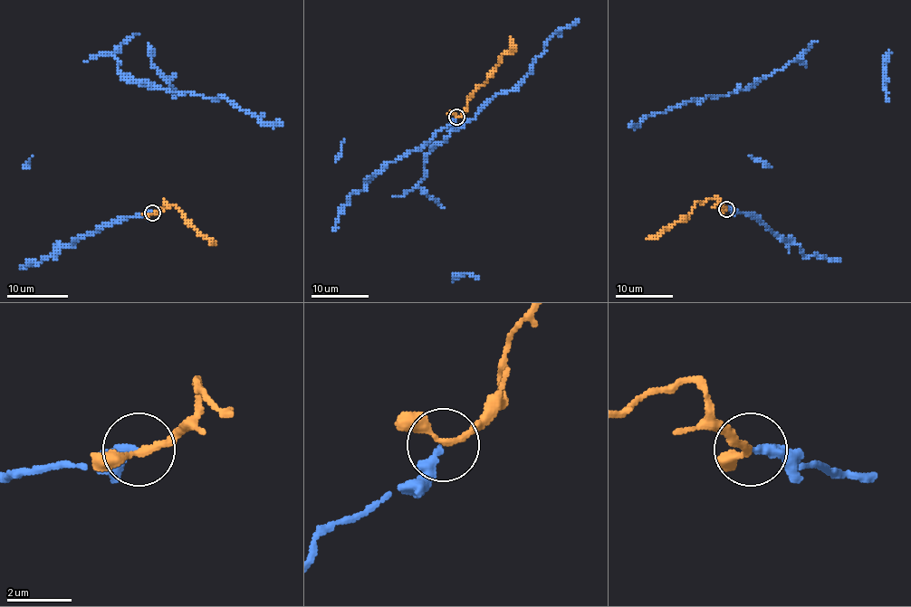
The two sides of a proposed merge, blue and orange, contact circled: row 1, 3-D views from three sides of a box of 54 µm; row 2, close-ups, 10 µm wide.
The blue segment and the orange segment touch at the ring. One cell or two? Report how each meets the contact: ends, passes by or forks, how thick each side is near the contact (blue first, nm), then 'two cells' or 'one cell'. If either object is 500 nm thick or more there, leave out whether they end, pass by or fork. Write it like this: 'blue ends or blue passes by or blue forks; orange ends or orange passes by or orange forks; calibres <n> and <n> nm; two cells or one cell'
blue ends; orange passes by; calibres 320 and 190 nm; one cell

